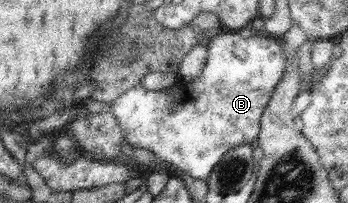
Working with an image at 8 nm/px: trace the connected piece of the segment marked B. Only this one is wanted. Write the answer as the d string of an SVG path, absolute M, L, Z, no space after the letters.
M229 31L228 33L222 33L221 35L215 35L206 45L206 58L201 74L192 82L186 83L178 80L177 84L173 88L168 87L167 89L160 91L147 91L143 89L138 82L134 87L121 93L121 95L115 99L115 102L111 102L109 113L111 113L111 115L113 115L113 119L117 121L117 127L123 131L123 139L125 139L132 148L145 149L145 151L149 151L153 157L159 159L161 162L164 161L169 163L170 166L173 166L177 171L181 171L181 173L186 174L189 178L193 177L193 179L205 180L206 177L209 176L211 169L215 166L215 163L218 163L219 159L221 159L229 149L232 149L232 147L239 144L254 145L259 131L259 121L263 113L263 109L267 106L271 92L273 92L273 89L277 86L277 82L283 75L285 62L286 57L285 54L283 54L283 48L273 38L266 38L257 34L243 38L236 33L236 31Z

